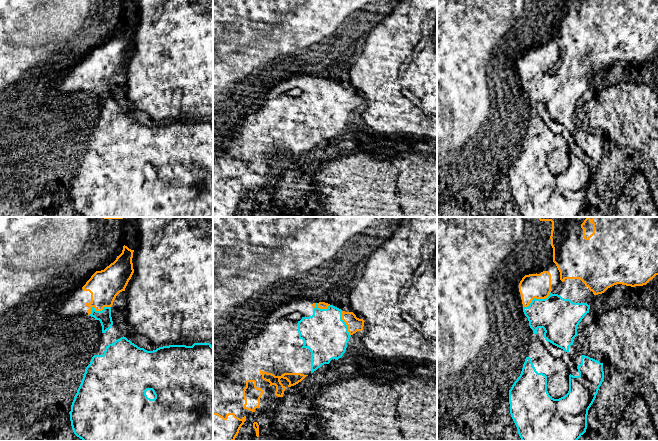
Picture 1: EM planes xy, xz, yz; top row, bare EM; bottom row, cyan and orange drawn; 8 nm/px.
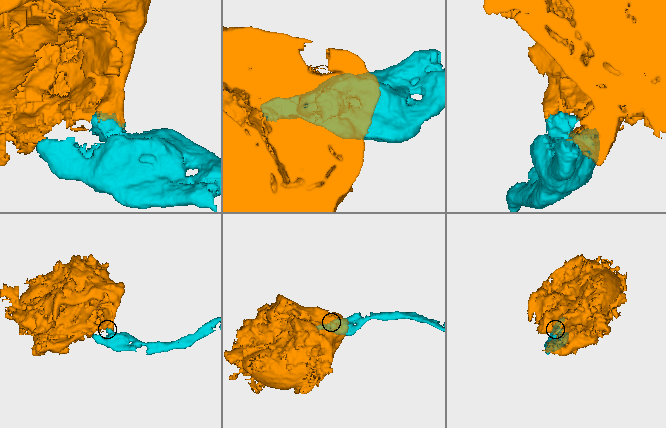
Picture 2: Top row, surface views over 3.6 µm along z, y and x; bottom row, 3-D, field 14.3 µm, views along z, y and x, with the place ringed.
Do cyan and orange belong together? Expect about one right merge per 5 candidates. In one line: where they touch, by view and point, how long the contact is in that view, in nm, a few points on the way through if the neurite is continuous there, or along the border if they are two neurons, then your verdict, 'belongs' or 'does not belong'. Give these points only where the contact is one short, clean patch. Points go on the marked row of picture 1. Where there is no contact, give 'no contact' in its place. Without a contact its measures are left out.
contact yz (537, 299); length 260 nm; belongs

